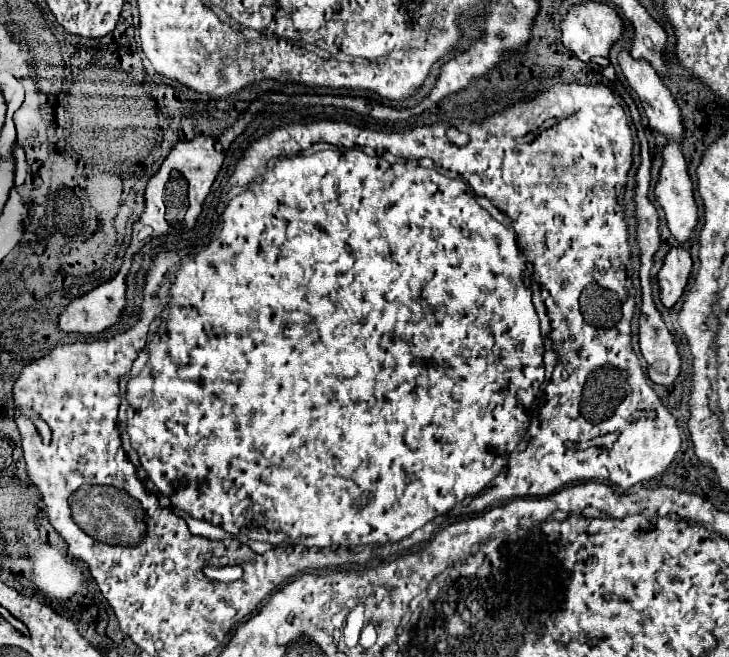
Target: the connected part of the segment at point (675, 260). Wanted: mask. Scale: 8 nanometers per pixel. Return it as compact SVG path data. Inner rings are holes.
M671 247L665 261L663 261L663 267L657 275L659 279L659 291L661 291L661 301L663 305L669 309L677 303L677 299L681 297L685 285L687 285L687 279L689 279L689 273L691 273L691 255L685 247Z

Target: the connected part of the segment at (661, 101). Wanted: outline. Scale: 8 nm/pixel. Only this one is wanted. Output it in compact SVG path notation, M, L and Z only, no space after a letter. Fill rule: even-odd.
M623 49L619 53L619 67L623 71L623 75L627 77L631 89L639 95L641 99L641 105L647 113L647 119L649 119L649 127L663 133L667 139L675 139L679 141L681 139L681 133L683 133L683 125L681 125L681 111L677 107L677 101L673 97L673 93L663 85L663 81L659 79L659 75L655 73L655 69L645 61L645 59L633 59L631 53L627 49Z

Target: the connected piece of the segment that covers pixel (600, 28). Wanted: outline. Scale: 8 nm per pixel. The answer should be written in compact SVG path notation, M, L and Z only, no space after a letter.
M583 1L583 3L575 3L567 9L567 13L561 17L559 27L561 27L563 45L569 51L573 51L581 61L593 63L597 57L603 57L603 59L609 57L609 47L621 37L623 21L617 15L617 11L611 9L607 3Z

